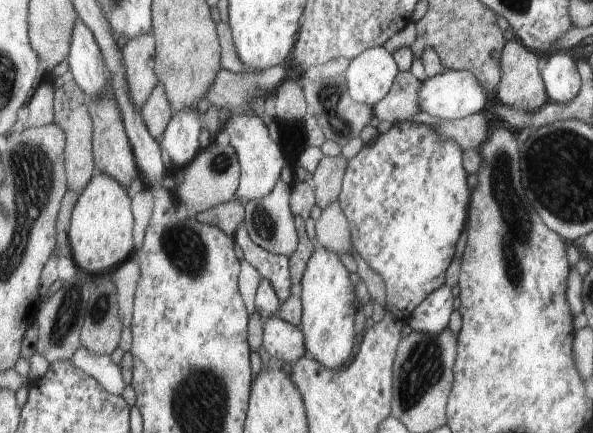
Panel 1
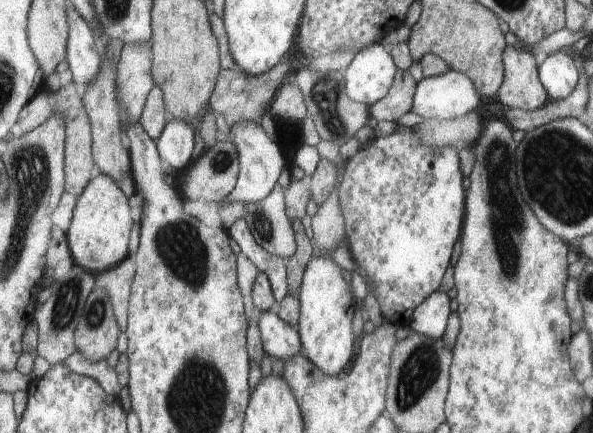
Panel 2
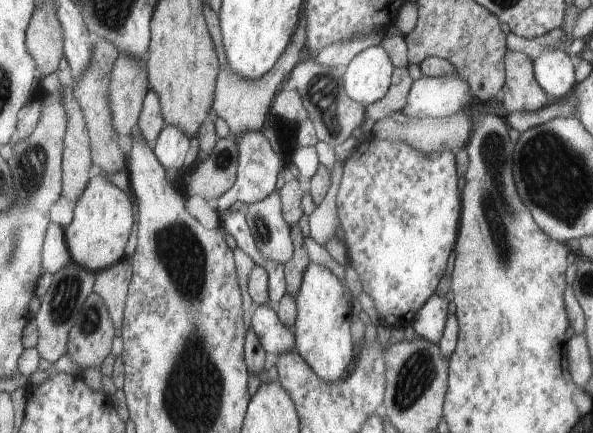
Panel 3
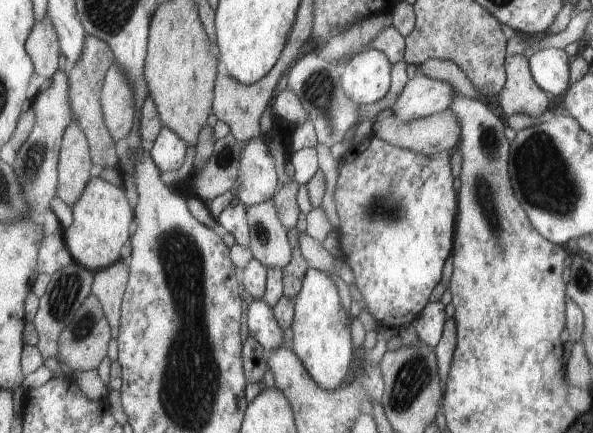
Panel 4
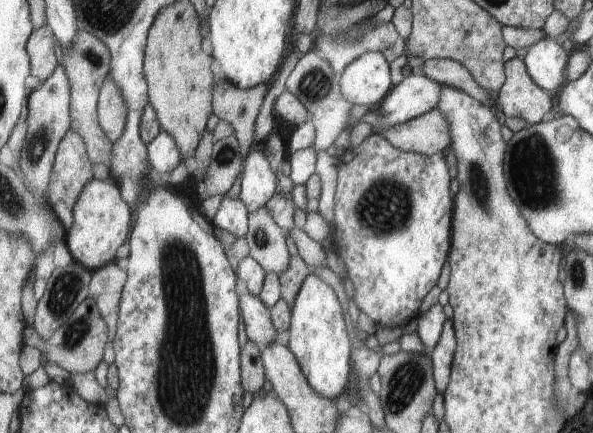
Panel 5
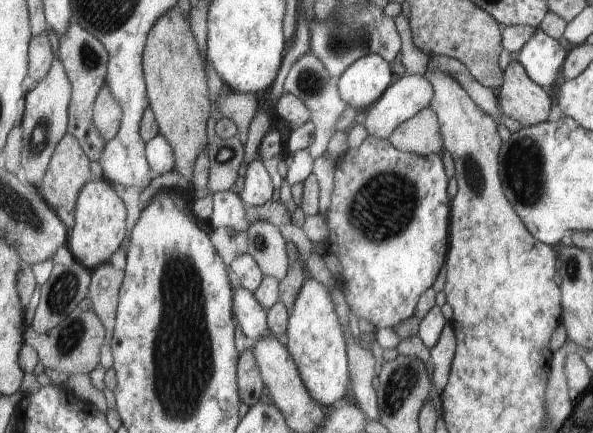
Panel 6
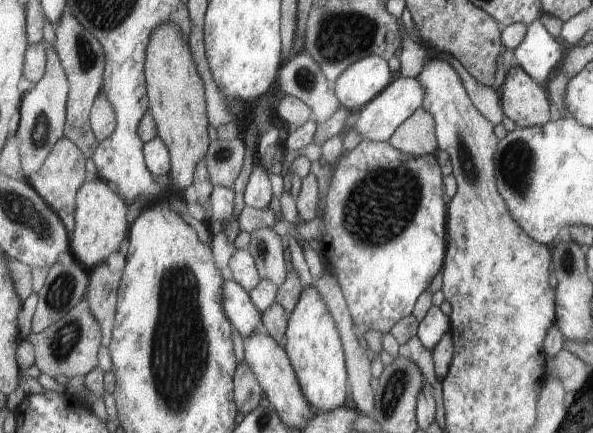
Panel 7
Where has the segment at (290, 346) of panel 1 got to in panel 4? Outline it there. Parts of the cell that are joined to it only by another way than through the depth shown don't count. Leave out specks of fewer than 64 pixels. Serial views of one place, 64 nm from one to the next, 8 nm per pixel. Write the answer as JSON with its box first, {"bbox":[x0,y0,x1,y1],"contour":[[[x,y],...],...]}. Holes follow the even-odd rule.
{"bbox":[247,299,283,350],"contour":[[[249,299],[247,308],[247,324],[251,335],[263,348],[274,350],[282,345],[283,331],[278,327],[272,307],[267,306],[261,299]]]}

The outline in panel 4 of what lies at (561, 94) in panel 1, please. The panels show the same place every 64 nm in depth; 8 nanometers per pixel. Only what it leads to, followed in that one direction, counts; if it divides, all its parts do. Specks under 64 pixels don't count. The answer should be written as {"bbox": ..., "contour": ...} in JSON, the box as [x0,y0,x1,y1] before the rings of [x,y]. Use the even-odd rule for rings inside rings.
{"bbox":[528,48,570,96],"contour":[[[544,48],[528,58],[532,78],[546,93],[559,96],[569,84],[570,57],[563,49]]]}

